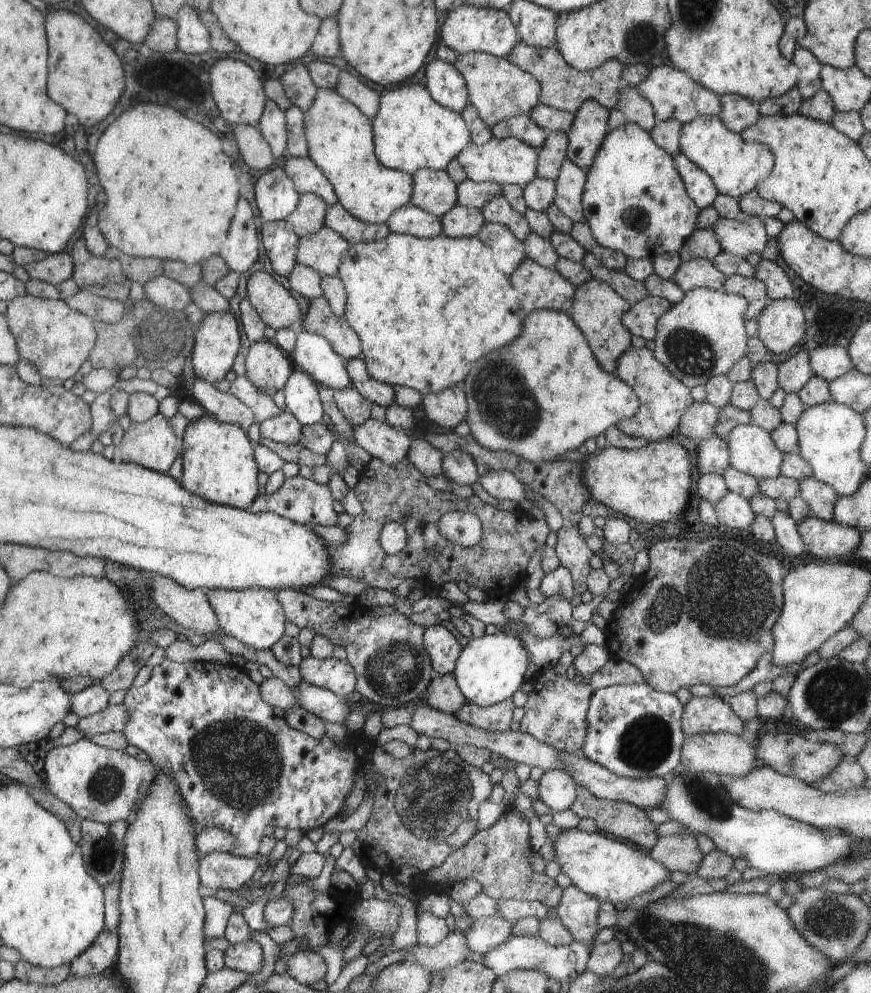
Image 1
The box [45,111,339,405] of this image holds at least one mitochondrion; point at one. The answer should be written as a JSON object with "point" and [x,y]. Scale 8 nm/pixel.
{"point":[180,334]}

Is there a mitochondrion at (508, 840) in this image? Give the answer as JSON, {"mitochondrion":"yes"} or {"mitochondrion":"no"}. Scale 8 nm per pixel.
{"mitochondrion":"no"}

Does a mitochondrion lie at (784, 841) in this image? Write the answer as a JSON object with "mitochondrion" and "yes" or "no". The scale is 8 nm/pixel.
{"mitochondrion":"no"}

